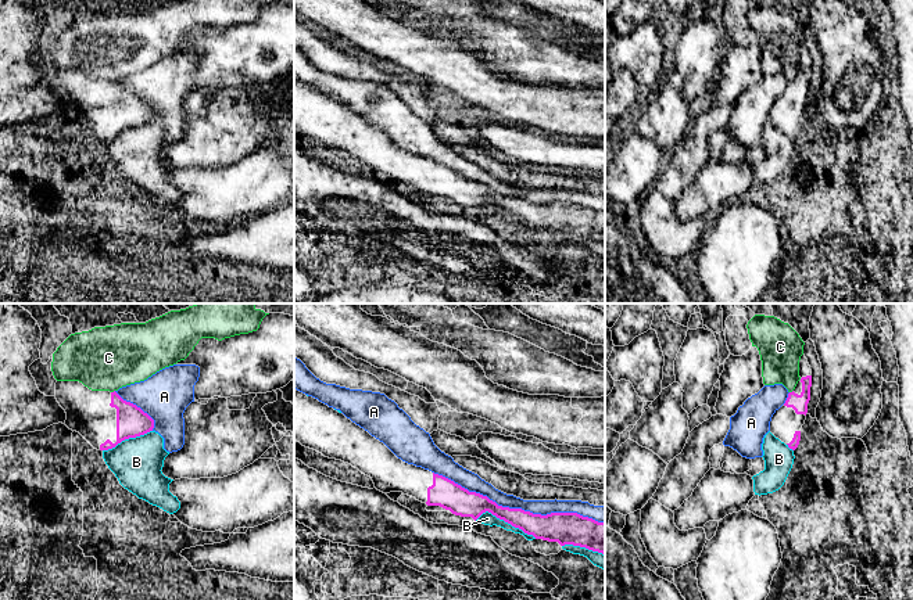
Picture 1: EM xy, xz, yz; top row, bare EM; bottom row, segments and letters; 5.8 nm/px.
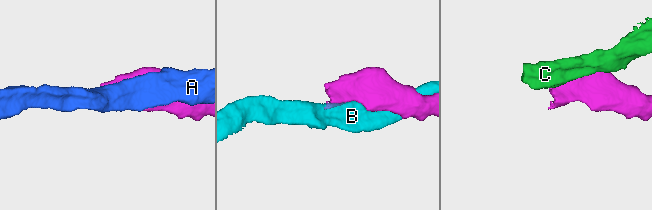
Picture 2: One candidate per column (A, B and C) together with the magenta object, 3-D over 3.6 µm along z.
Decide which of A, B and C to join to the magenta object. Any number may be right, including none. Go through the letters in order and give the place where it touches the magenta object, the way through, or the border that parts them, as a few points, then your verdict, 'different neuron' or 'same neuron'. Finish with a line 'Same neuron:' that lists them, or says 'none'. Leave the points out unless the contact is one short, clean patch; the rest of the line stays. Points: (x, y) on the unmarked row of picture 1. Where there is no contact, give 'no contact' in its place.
A: contact xz (519, 198); different neuron
B: contact xz (505, 211); different neuron
C: contact xy (114, 81); different neuron
Same neuron: none

